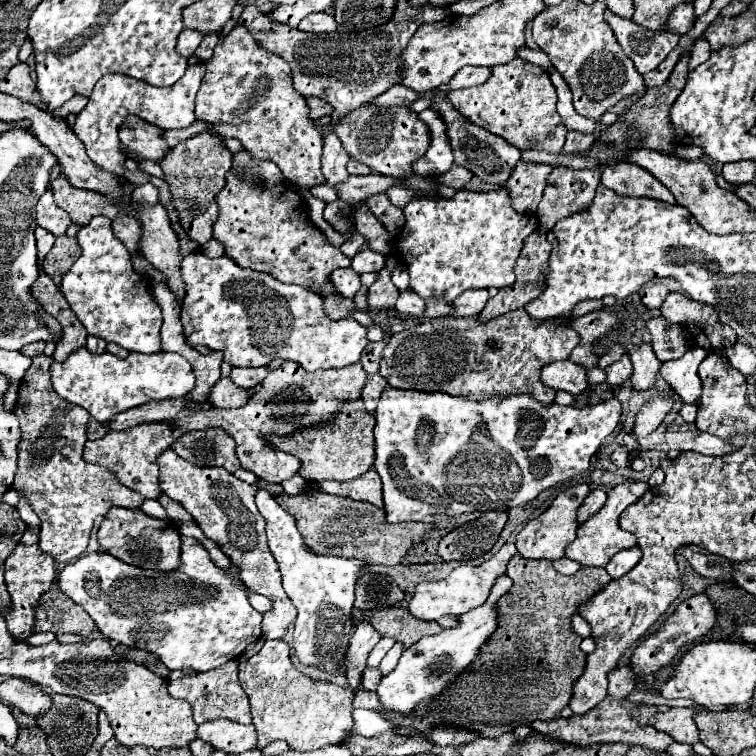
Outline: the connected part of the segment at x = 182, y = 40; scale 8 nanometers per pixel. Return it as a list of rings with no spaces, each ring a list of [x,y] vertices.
[[[182,30],[175,49],[180,55],[188,59],[194,54],[202,39],[203,35],[196,30]]]

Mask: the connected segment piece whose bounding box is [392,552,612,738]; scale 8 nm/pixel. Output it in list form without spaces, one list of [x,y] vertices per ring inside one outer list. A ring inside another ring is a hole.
[[[520,552],[514,554],[514,558],[508,562],[506,574],[514,580],[512,590],[500,598],[498,608],[498,628],[494,636],[484,644],[478,658],[456,678],[456,682],[444,692],[442,698],[434,700],[432,704],[420,706],[416,712],[416,718],[400,718],[392,714],[394,720],[404,720],[404,724],[424,732],[432,724],[456,724],[466,726],[470,730],[478,730],[484,738],[498,738],[506,732],[512,732],[514,728],[522,724],[532,724],[534,720],[542,718],[554,718],[560,716],[558,712],[570,702],[572,696],[572,682],[582,674],[586,666],[586,654],[580,650],[582,638],[572,632],[572,616],[580,610],[582,602],[588,602],[594,594],[598,594],[608,582],[612,582],[610,574],[606,574],[604,568],[582,568],[580,572],[572,576],[558,574],[548,560],[530,560],[520,558]]]

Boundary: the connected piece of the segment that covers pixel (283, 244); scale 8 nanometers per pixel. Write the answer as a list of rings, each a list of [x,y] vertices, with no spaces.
[[[236,170],[228,172],[226,186],[216,194],[220,212],[214,222],[214,240],[224,246],[226,256],[230,256],[238,266],[262,270],[284,284],[300,284],[322,294],[326,300],[324,310],[330,318],[350,316],[350,310],[356,308],[354,300],[340,300],[334,284],[330,282],[330,272],[350,266],[350,258],[334,248],[326,236],[310,224],[308,204],[298,194],[298,188],[290,186],[290,182],[274,188],[250,188],[236,176],[240,176]]]

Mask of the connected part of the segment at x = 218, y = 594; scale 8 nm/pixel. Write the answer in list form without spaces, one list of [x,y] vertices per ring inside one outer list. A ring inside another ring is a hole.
[[[182,536],[180,552],[180,566],[174,572],[156,572],[154,576],[106,552],[92,552],[66,564],[56,578],[56,586],[92,616],[106,638],[156,654],[168,670],[192,668],[196,672],[206,672],[236,660],[248,644],[260,638],[262,614],[250,606],[248,588],[242,584],[238,566],[230,566],[228,570],[216,566],[204,544],[190,536]]]

